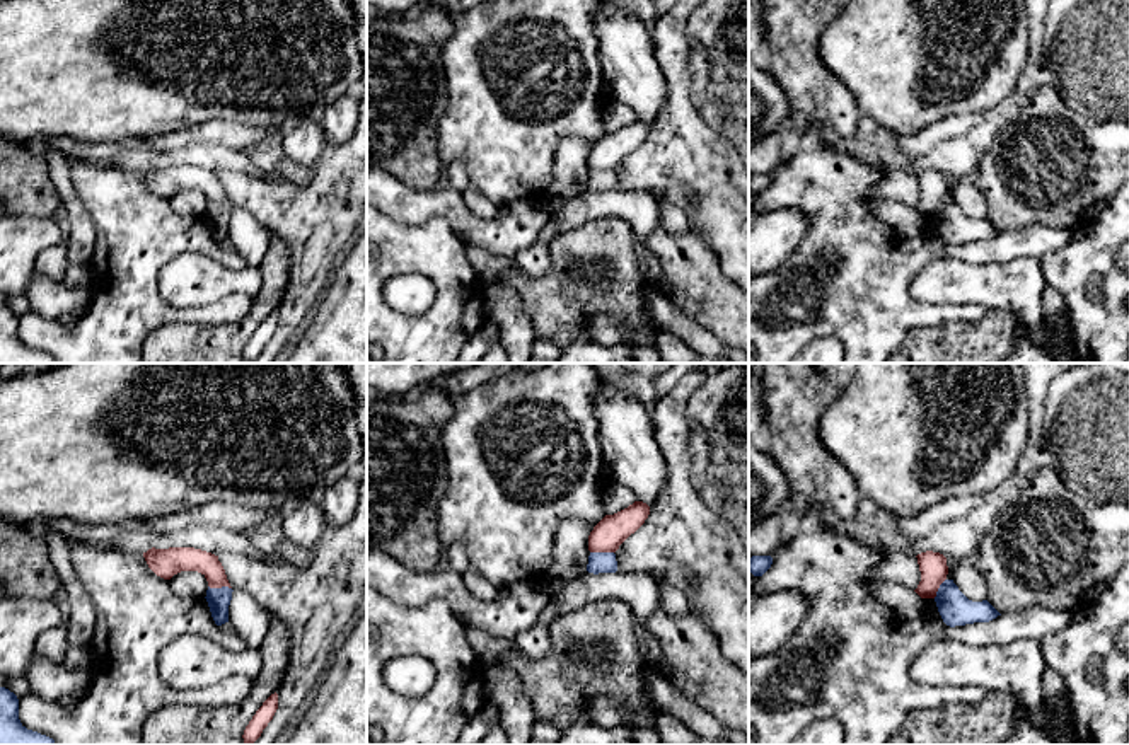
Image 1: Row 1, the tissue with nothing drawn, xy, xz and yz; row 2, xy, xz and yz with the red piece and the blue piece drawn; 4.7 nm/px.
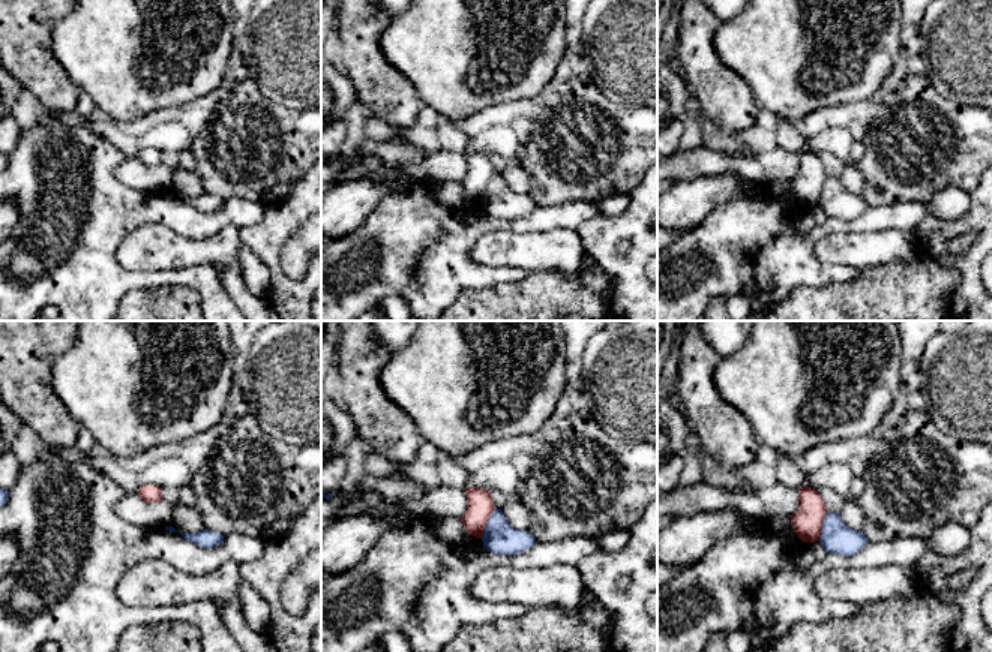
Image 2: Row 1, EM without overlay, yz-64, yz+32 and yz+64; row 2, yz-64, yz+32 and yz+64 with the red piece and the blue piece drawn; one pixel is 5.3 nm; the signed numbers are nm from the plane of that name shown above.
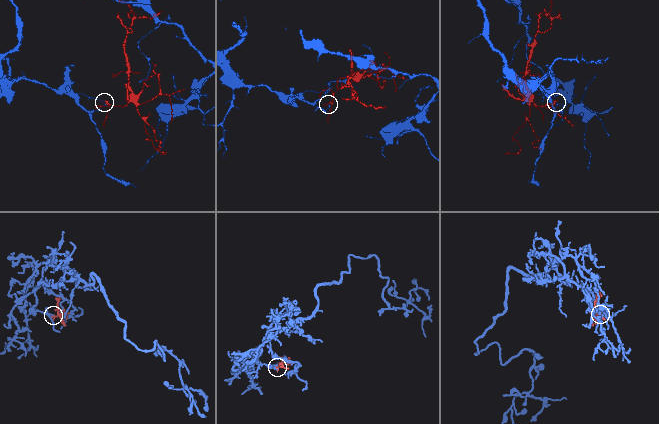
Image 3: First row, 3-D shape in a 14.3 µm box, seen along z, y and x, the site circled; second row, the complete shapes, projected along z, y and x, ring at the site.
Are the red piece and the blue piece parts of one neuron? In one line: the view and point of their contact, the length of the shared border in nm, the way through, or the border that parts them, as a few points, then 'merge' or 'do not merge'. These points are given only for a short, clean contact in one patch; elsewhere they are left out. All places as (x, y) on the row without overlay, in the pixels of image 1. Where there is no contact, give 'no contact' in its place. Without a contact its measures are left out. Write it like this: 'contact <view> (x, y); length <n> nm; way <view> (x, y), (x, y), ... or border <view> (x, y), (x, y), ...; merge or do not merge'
contact xy (220, 205); length 110 nm; border xy (208, 203), (231, 207); do not merge

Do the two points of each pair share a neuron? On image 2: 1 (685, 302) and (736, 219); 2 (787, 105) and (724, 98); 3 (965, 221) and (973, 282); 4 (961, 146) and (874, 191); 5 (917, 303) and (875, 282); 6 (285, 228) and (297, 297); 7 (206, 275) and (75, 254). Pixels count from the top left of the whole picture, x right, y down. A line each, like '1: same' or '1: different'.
1: same
2: different
3: same
4: same
5: same
6: same
7: same

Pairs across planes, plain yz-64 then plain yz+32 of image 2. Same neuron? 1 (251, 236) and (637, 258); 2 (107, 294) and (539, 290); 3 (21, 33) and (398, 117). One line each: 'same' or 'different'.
1: same
2: different
3: same

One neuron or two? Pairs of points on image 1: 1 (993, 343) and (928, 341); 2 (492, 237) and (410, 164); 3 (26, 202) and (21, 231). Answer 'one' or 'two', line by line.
1: one
2: two
3: two

